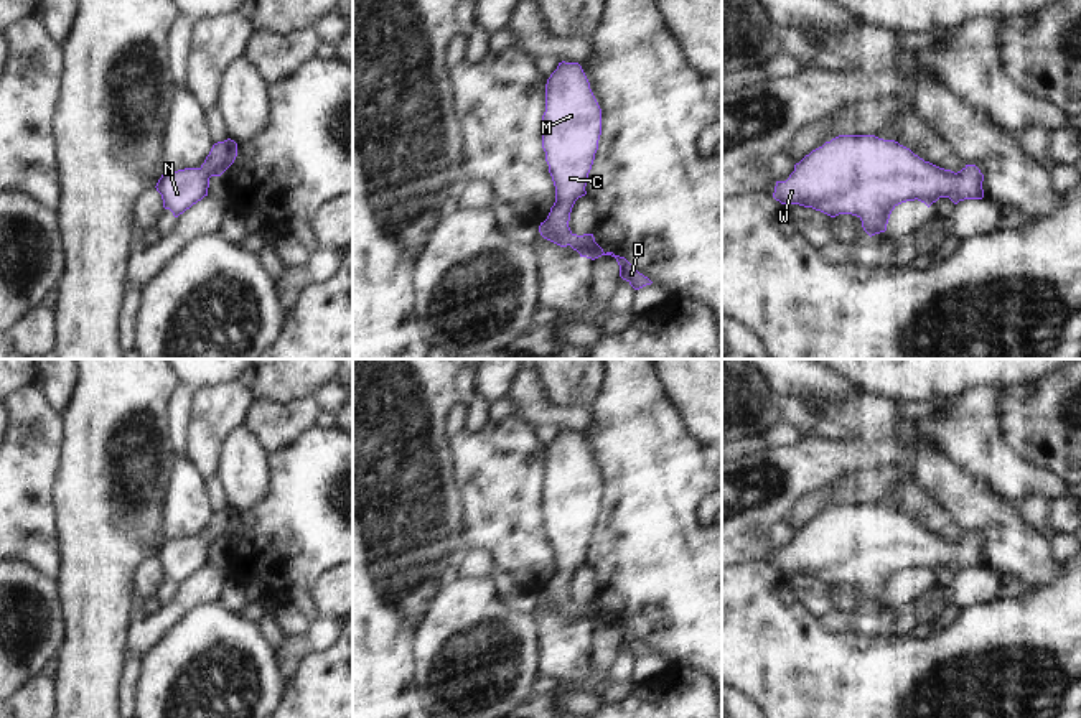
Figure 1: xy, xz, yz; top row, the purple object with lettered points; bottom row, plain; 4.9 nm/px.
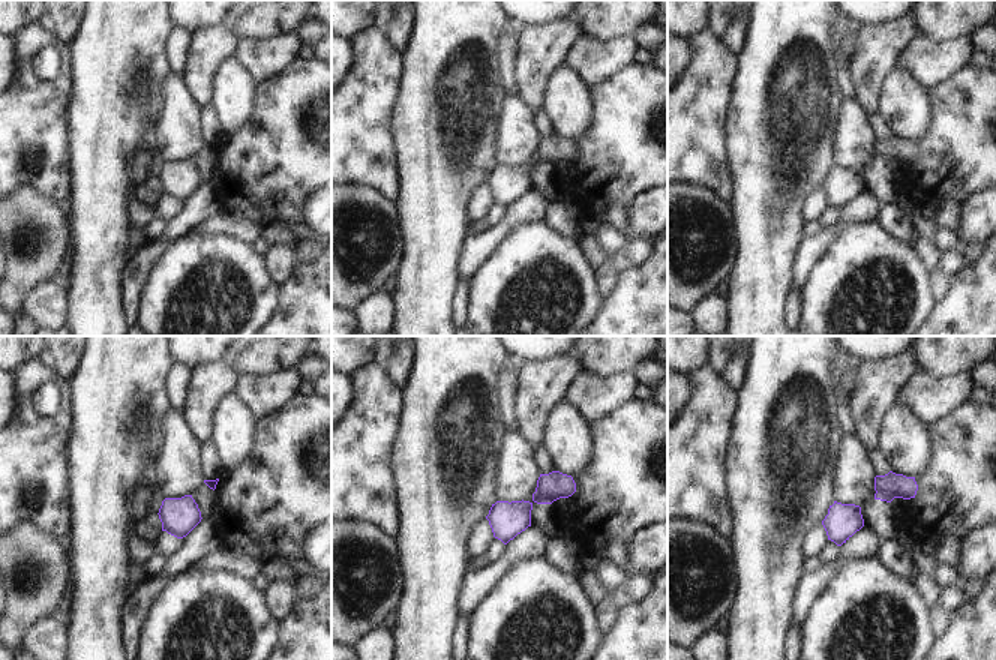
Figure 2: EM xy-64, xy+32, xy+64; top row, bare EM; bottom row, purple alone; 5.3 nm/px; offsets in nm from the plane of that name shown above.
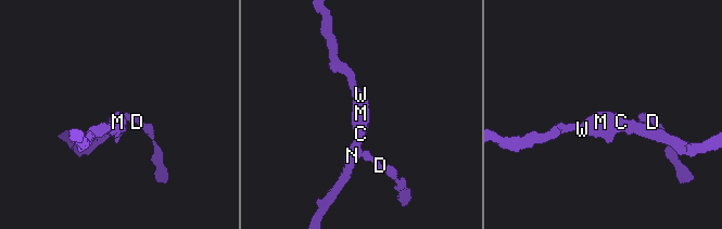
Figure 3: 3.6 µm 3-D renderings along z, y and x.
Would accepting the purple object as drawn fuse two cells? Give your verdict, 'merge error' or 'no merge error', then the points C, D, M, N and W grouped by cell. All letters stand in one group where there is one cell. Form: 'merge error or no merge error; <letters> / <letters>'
no merge error; C D M N W

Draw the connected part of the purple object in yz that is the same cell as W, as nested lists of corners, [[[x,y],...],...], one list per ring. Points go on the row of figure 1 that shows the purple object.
[[[839,135],[796,163],[786,181],[776,181],[773,198],[831,217],[857,216],[872,237],[887,231],[898,204],[918,199],[929,207],[939,198],[954,204],[982,199],[982,181],[976,165],[954,173],[924,161],[895,140]]]

